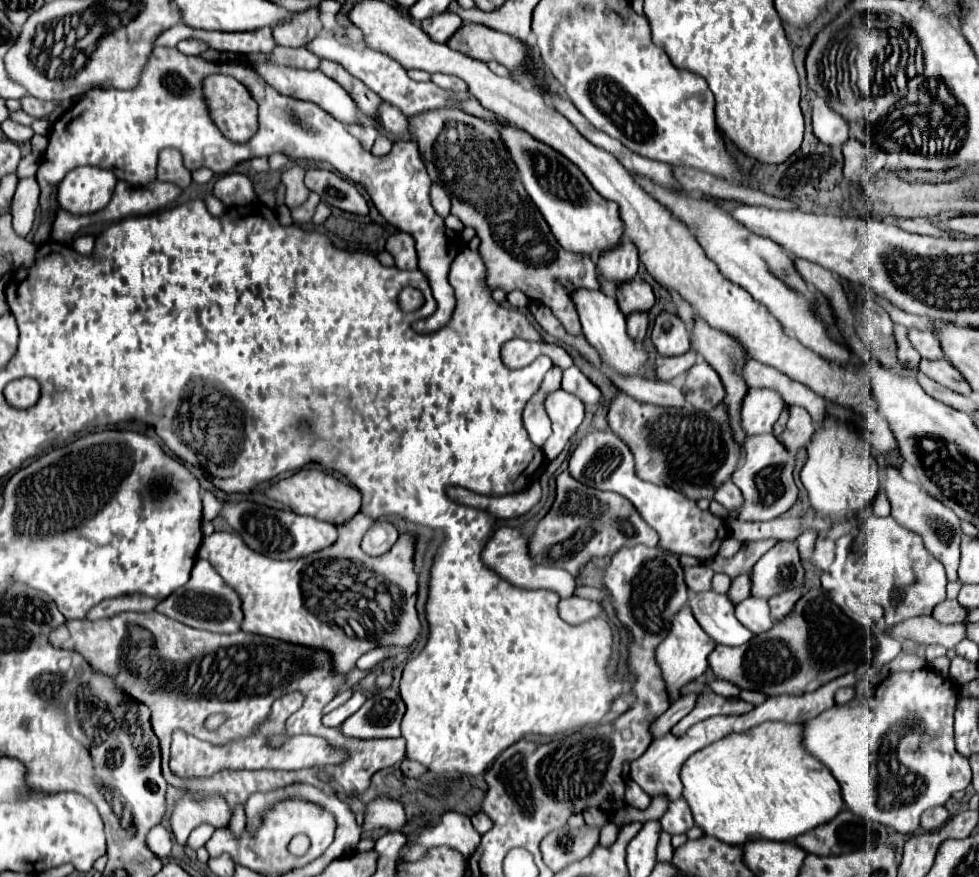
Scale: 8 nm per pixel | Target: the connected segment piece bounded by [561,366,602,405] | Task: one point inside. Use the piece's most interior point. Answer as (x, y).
(573, 381)

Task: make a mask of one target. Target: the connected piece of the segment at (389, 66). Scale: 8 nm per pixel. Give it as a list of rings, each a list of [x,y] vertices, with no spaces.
[[[318,35],[314,41],[310,41],[306,45],[306,49],[322,59],[330,59],[330,61],[340,63],[350,75],[360,79],[366,87],[370,87],[384,101],[400,107],[402,113],[406,113],[406,115],[418,115],[424,111],[434,111],[434,109],[452,109],[458,103],[464,103],[470,99],[470,93],[452,93],[452,89],[440,89],[430,81],[416,83],[416,81],[408,79],[406,69],[402,65],[398,65],[392,57],[378,53],[378,51],[372,51],[372,49],[358,49],[358,47],[344,45],[336,37]]]

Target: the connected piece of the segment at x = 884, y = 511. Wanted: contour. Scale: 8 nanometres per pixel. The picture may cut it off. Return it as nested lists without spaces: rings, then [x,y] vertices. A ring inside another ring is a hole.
[[[880,491],[878,497],[874,499],[874,503],[872,503],[872,513],[874,513],[876,517],[886,517],[886,515],[890,515],[890,503],[888,503],[884,491]]]

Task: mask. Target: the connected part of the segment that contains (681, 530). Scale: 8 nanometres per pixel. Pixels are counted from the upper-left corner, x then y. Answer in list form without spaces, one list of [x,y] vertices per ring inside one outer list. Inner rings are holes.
[[[590,431],[578,443],[570,457],[570,475],[588,487],[614,491],[630,499],[642,519],[658,533],[660,547],[670,553],[692,555],[702,561],[708,561],[716,555],[720,543],[728,537],[724,521],[714,517],[710,511],[700,511],[694,501],[670,487],[658,487],[642,481],[634,471],[634,457],[630,453],[630,447],[612,431]],[[714,541],[718,541],[718,545]]]

